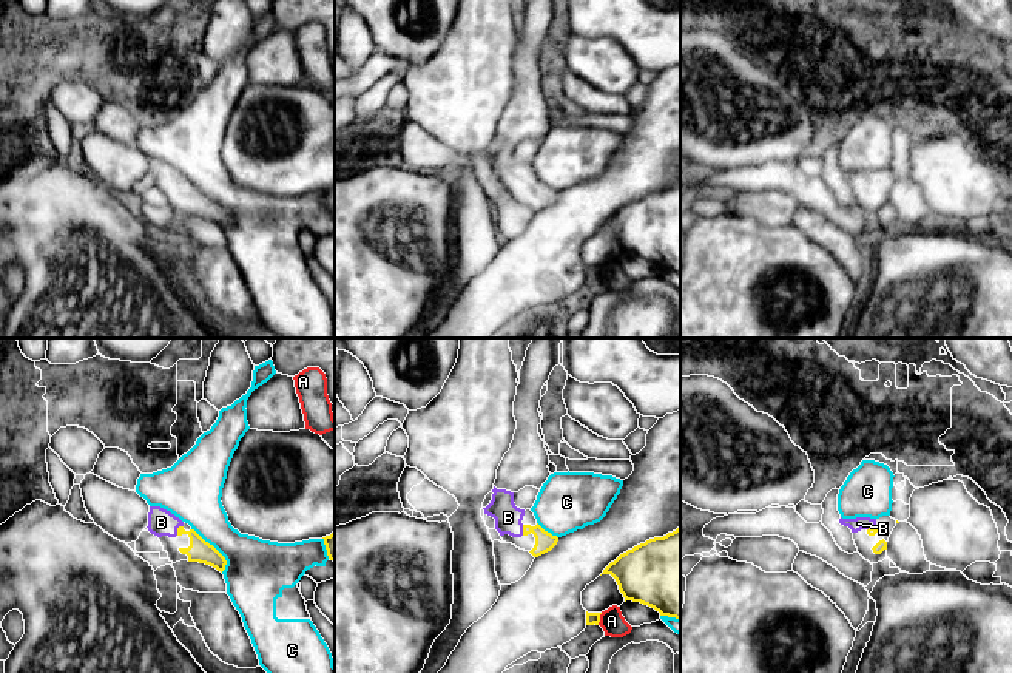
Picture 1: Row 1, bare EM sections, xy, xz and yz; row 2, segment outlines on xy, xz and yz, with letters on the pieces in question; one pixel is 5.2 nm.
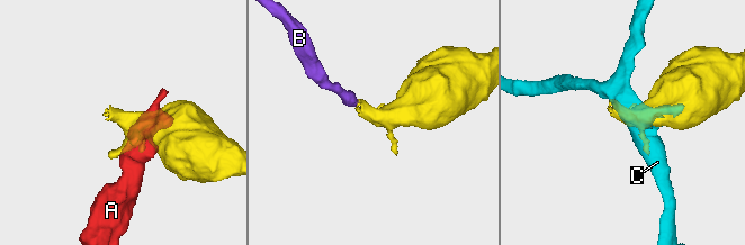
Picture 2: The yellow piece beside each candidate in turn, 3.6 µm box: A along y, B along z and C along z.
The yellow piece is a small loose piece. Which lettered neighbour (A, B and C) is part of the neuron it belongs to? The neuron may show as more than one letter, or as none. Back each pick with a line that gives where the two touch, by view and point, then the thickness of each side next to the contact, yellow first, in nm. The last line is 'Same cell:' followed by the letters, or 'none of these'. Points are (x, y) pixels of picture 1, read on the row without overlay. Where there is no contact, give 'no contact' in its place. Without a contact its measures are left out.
B: meets yellow in xy at (178, 184); 120 nm thick on the yellow side, 140 nm on the other
Same cell: B

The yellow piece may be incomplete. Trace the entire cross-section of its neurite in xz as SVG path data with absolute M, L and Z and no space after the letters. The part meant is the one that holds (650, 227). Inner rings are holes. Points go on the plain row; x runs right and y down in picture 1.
M680 181L628 204L602 228L611 228L626 255L680 273Z

